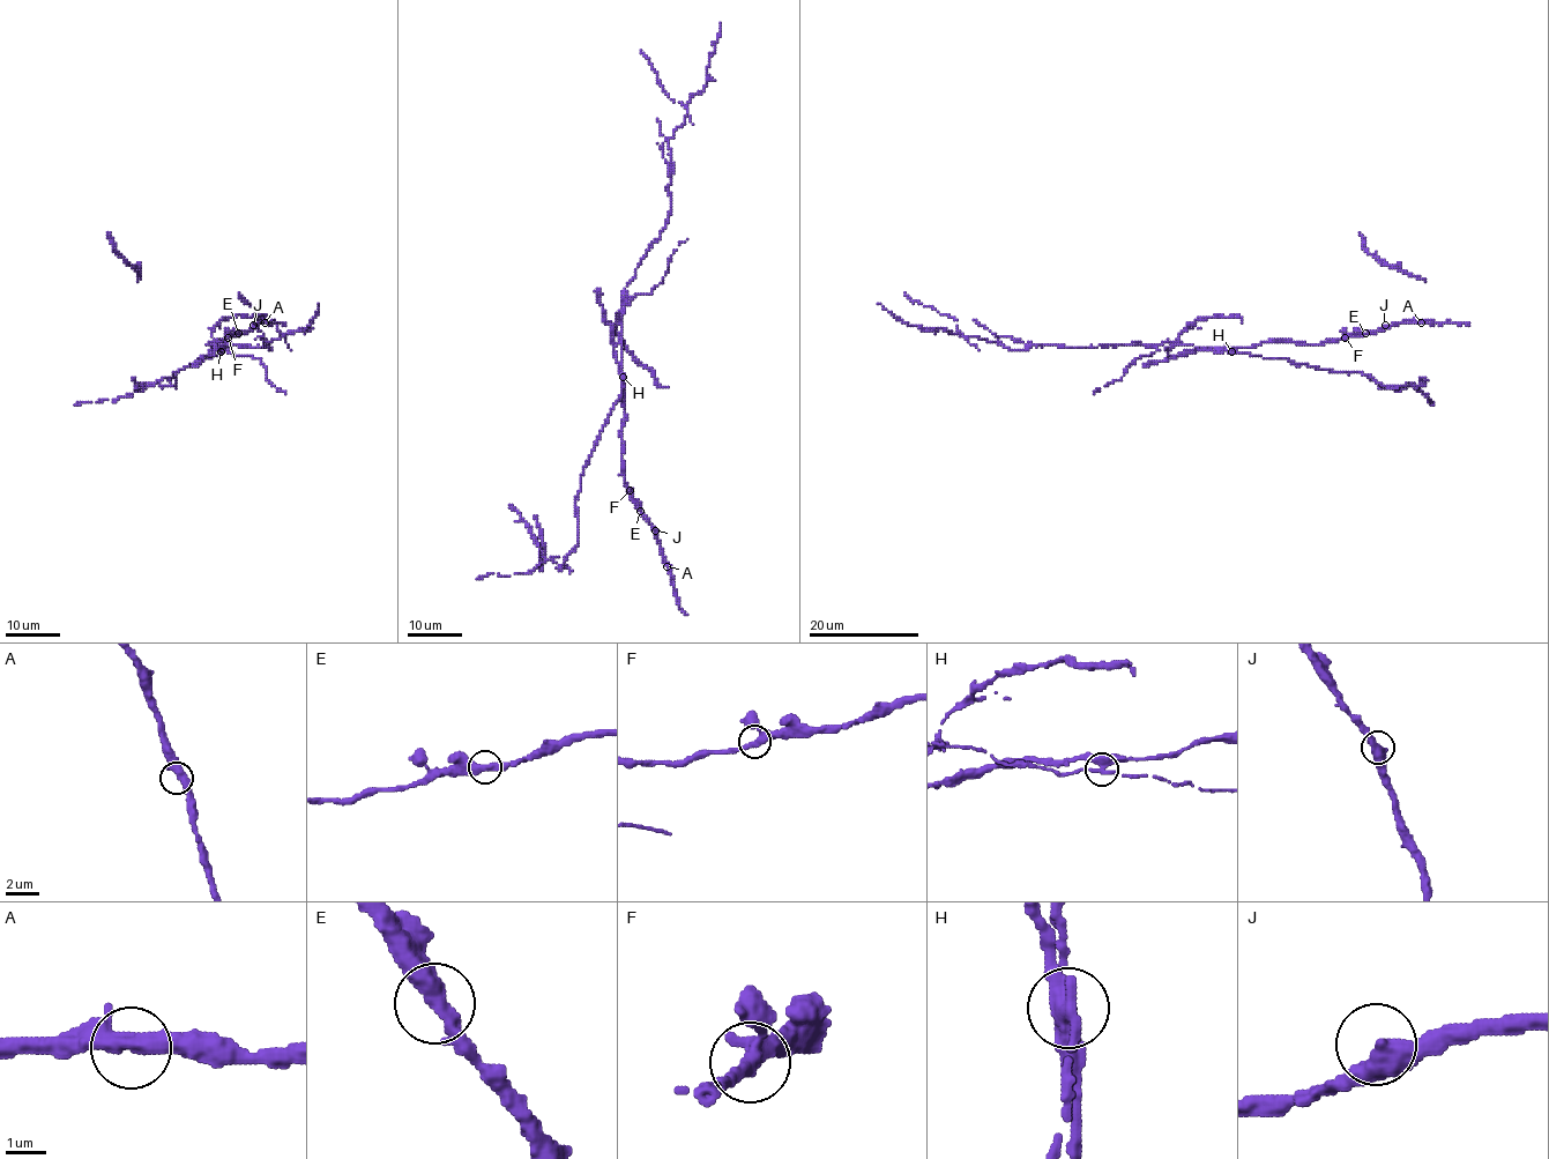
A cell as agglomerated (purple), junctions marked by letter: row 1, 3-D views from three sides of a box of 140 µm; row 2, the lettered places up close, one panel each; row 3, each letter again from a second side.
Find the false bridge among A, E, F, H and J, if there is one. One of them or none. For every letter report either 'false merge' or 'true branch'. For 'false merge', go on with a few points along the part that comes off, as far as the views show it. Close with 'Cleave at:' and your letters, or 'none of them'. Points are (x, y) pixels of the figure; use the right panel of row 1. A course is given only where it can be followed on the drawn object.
A: true branch
E: true branch
F: true branch
H: false merge; foreign part runs (1231, 350), (1215, 353), (1178, 342), (1004, 348), (943, 329), (909, 326), (878, 303)
J: true branch
Cleave at: H

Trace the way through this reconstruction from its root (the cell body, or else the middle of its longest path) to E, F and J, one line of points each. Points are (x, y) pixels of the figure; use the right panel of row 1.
E: (1234, 353), (1237, 348), (1251, 348), (1268, 341), (1325, 344), (1365, 333)
F: (1234, 353), (1237, 348), (1251, 348), (1268, 341), (1325, 344), (1345, 337)
J: (1234, 353), (1237, 348), (1282, 340), (1325, 344), (1350, 335), (1372, 334), (1385, 325)

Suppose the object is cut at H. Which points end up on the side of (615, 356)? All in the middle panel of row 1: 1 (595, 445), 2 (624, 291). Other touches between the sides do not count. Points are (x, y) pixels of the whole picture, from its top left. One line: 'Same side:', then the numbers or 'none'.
Same side: none

